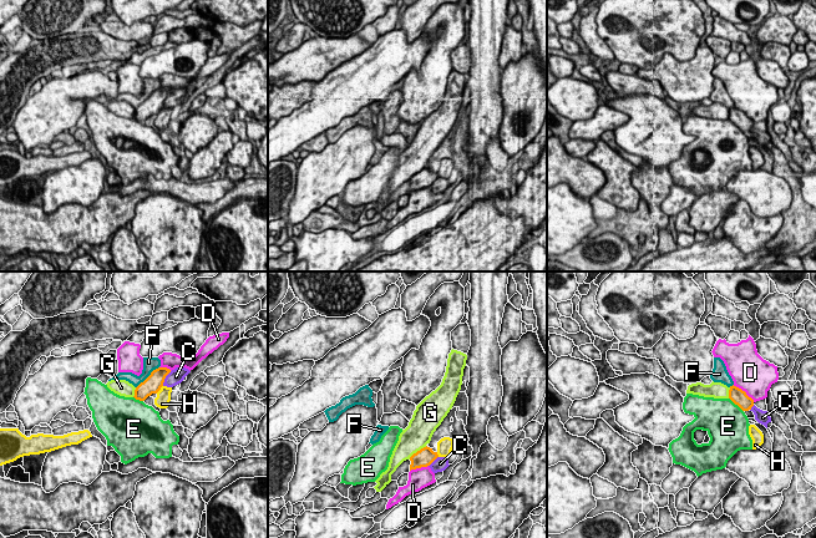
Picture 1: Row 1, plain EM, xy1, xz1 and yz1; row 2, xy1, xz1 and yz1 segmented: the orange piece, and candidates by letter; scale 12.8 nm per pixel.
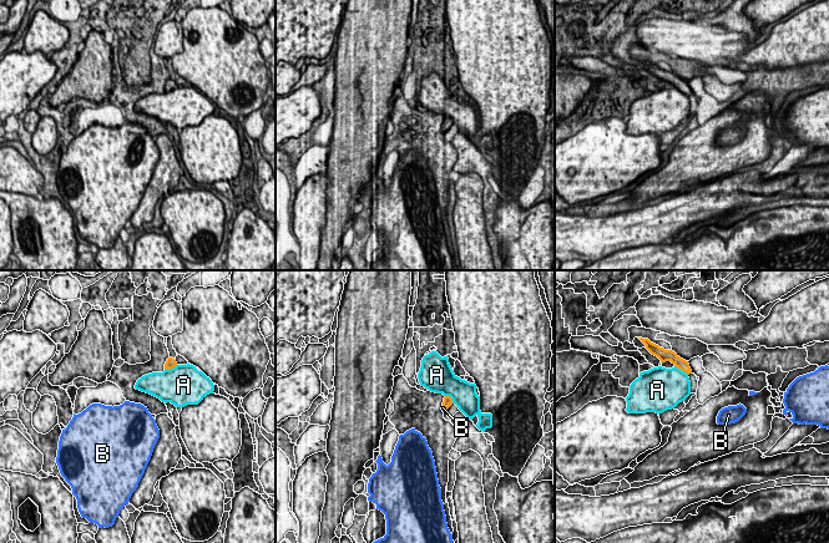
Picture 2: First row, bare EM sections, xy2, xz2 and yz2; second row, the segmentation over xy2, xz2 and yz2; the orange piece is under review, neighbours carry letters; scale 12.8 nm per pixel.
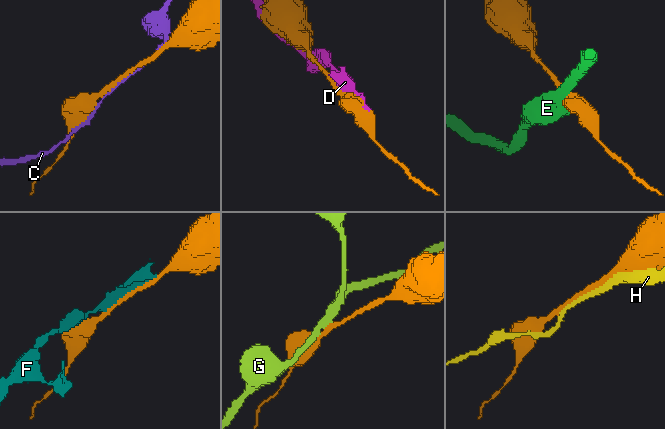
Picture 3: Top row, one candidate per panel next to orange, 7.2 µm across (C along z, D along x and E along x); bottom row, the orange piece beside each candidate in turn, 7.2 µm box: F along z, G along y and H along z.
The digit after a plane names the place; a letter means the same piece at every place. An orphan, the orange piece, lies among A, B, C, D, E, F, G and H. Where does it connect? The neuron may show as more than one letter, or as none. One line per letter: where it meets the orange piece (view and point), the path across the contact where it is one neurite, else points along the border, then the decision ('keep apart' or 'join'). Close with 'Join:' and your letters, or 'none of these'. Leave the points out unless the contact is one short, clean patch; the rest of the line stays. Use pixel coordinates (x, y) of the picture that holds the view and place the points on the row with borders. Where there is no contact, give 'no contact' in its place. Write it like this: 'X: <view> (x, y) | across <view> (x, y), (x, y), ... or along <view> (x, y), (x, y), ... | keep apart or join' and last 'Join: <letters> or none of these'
A: yz2 (681, 370) | along yz2 (675, 365), (687, 375) | keep apart
B: xz2 (444, 406) | across xz2 (448, 401), (444, 406), (443, 407) | join
C: xy1 (165, 377) | keep apart
D: yz1 (744, 391) | keep apart
E: yz1 (736, 404) | keep apart
F: xy1 (148, 376) | keep apart
G: xz1 (417, 451) | along xz1 (426, 446), (417, 450), (409, 458) | keep apart
H: xy1 (160, 389) | keep apart
Join: B

